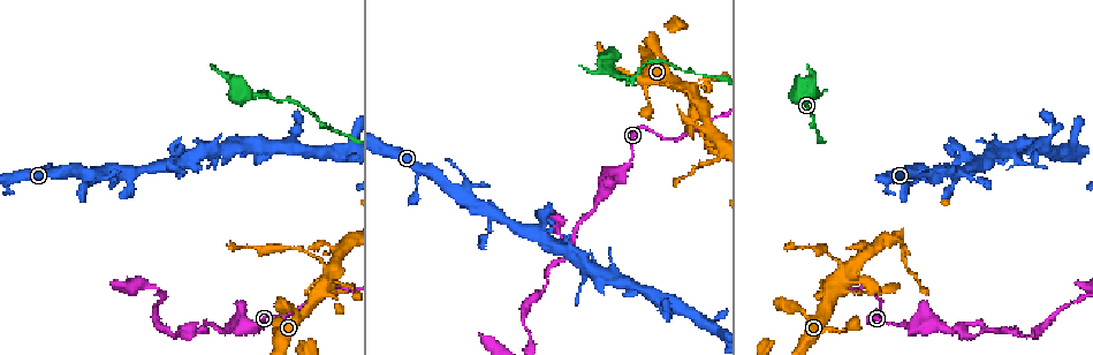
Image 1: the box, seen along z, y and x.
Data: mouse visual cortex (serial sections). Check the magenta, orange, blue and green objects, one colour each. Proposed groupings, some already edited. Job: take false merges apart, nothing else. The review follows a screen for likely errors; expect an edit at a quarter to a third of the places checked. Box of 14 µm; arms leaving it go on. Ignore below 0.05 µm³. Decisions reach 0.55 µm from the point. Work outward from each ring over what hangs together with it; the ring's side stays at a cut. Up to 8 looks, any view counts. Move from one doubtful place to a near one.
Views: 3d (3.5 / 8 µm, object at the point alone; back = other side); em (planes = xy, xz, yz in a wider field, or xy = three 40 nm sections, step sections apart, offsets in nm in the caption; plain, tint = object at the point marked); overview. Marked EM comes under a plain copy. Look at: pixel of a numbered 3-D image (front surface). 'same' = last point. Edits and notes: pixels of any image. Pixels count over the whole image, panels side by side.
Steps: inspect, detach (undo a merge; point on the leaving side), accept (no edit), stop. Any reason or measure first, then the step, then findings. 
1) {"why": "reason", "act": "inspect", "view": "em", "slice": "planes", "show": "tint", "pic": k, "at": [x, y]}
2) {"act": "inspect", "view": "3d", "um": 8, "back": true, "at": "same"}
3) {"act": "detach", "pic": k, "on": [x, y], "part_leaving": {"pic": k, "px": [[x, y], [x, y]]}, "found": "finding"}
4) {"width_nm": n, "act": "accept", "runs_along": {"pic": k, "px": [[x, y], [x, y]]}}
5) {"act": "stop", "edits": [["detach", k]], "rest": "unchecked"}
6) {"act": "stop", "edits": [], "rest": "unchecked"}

{"why": "arms part here", "act": "inspect", "view": "3d", "um": 3.5, "back": true, "pic": 1, "at": [609, 73]}

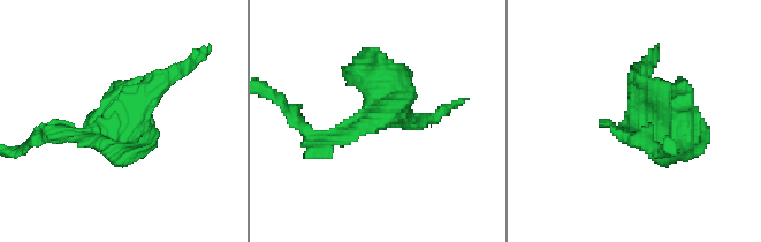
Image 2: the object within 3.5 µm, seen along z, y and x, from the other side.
{"why": "now the EM", "act": "inspect", "view": "em", "slice": "xy", "step": 5, "show": "tint", "pic": 2, "at": [122, 122]}

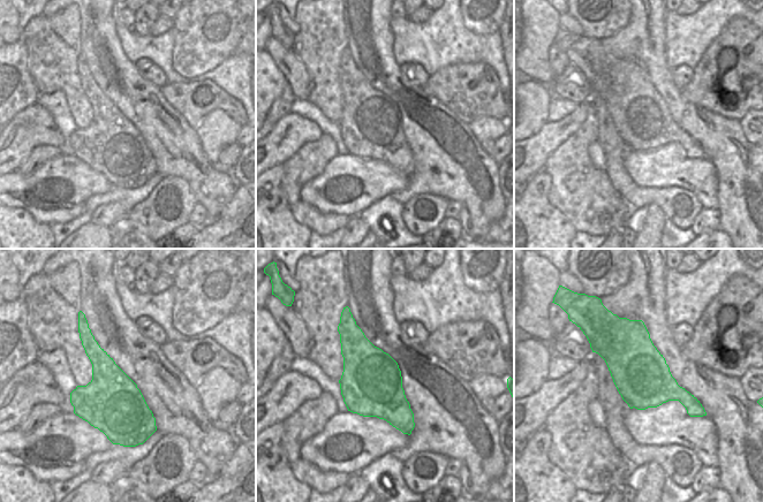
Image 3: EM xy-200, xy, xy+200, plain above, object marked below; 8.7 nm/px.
{"act": "accept", "runs_along": {"pic": 2, "px": [[311, 135], [381, 114], [388, 84], [371, 73]]}, "found": "one cell here"}

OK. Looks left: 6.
{"why": "abrupt turn", "act": "inspect", "view": "3d", "um": 3.5, "pic": 1, "at": [901, 242]}

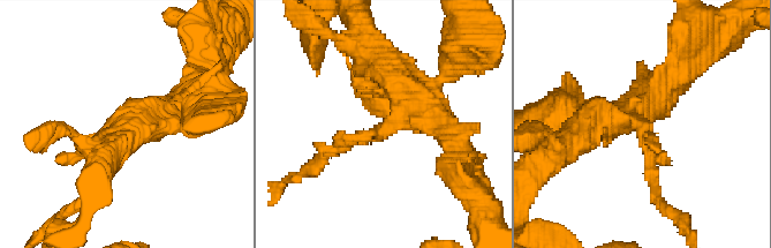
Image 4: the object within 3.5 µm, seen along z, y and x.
{"act": "inspect", "view": "em", "slice": "planes", "show": "tint", "pic": 4, "at": [641, 125]}

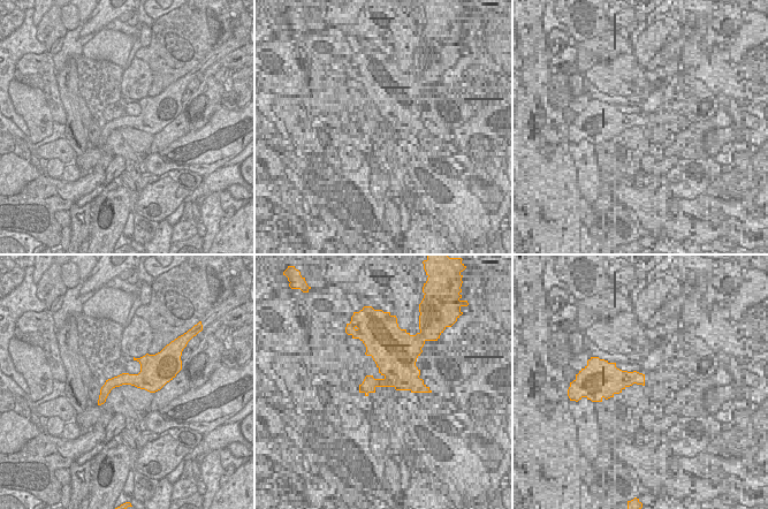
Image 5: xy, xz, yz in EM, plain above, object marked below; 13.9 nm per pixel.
{"width_nm": 240, "act": "detach", "pic": 4, "on": [352, 138], "part_leaving": {"pic": 4, "px": [[386, 128], [330, 149]]}, "found": "a second cell is stuck on"}

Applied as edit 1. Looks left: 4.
{"why": "see it whole again", "act": "inspect", "view": "overview"}

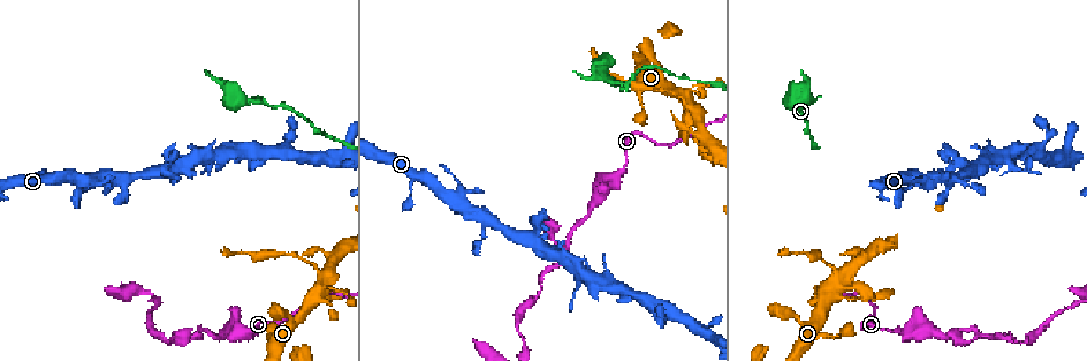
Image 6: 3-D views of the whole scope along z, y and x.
{"why": "thick turns thin", "act": "inspect", "view": "3d", "um": 8, "pic": 6, "at": [833, 269]}

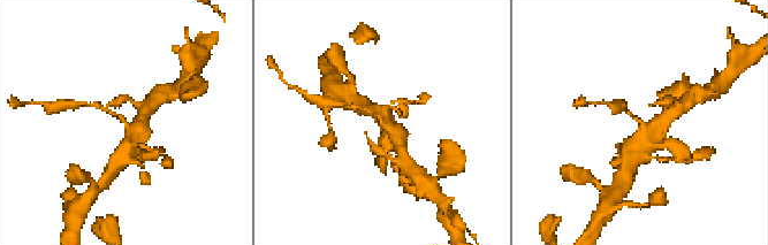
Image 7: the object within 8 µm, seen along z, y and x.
{"act": "inspect", "view": "3d", "um": 3.5, "back": true, "pic": 7, "at": [383, 123]}

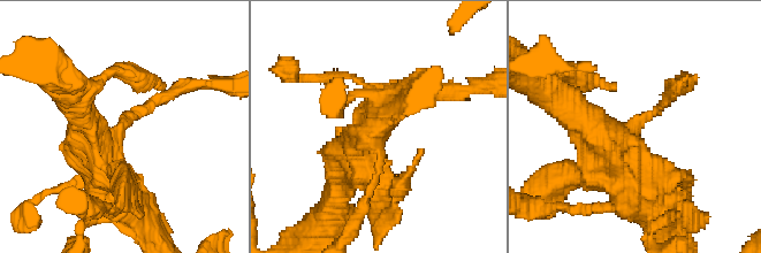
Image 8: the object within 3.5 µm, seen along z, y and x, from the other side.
{"arm_widths_nm": [150, 450], "act": "inspect", "view": "em", "slice": "xy", "step": 3, "show": "tint", "pic": 8, "at": [122, 117]}

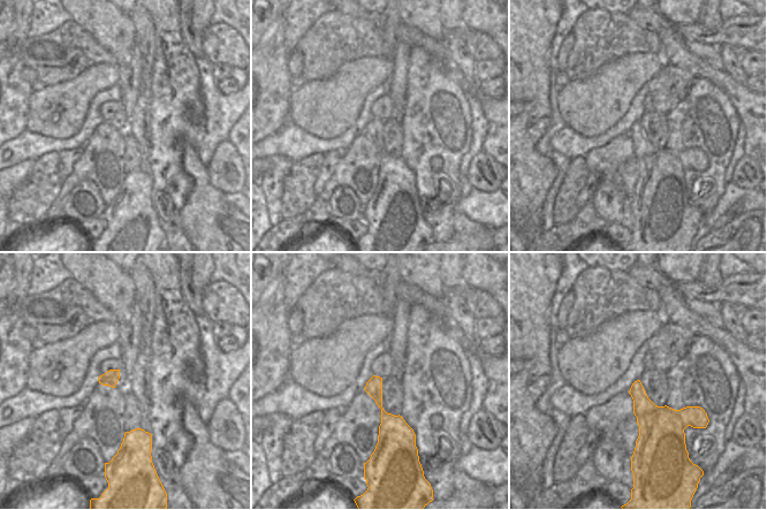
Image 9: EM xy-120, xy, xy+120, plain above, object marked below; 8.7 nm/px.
{"act": "detach", "pic": 8, "on": [172, 94], "part_leaving": {"pic": 8, "px": [[139, 112], [192, 83], [231, 83]]}, "found": "two cells meet here"}

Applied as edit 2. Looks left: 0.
{"act": "stop", "edits": [["detach", 4], ["detach", 8]], "rest": "unchecked"}

